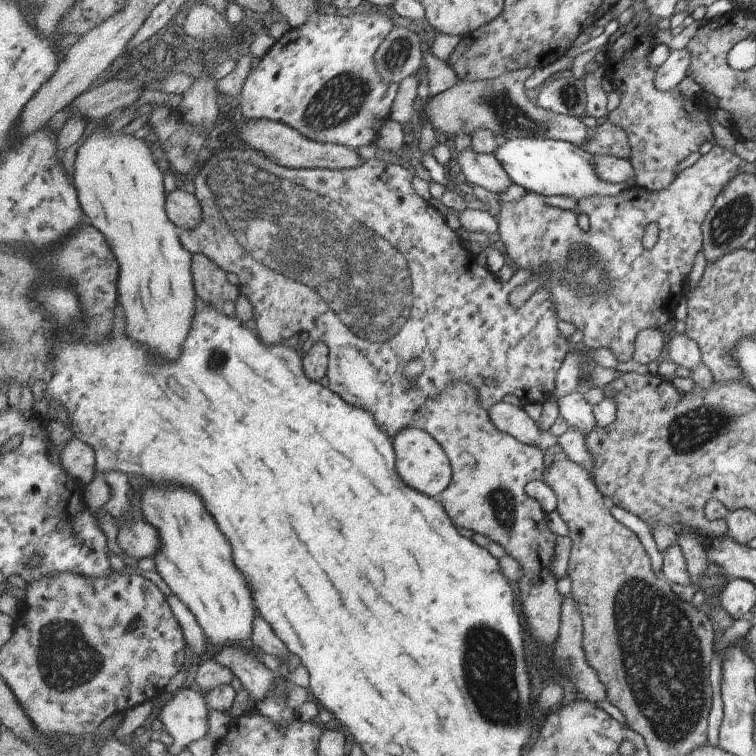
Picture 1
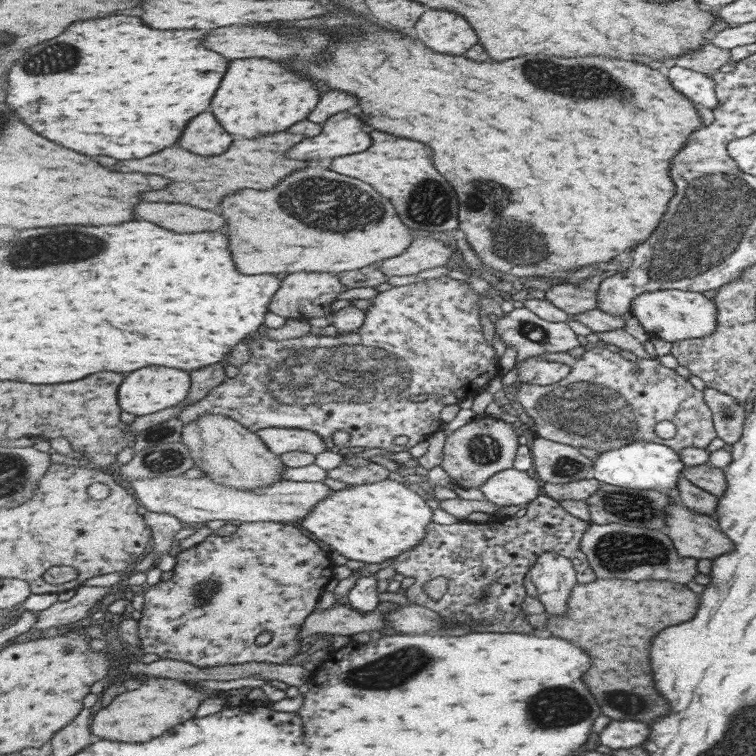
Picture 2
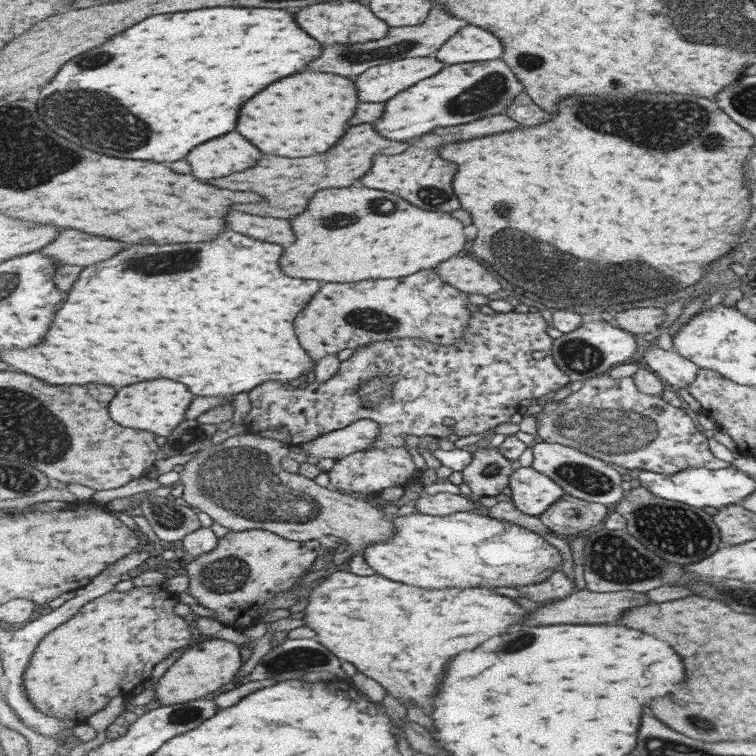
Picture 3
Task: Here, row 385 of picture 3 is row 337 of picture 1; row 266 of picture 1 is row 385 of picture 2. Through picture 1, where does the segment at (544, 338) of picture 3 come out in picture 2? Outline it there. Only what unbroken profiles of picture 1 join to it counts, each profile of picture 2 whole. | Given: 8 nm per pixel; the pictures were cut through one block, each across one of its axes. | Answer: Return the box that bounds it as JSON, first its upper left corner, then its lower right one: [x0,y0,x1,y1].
[179,276,572,453]

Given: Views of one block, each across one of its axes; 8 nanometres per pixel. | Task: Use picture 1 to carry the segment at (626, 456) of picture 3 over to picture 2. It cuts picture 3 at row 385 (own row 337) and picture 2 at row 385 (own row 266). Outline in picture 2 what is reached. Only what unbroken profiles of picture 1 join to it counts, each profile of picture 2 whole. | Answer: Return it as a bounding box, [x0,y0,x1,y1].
[517,346,715,453]

